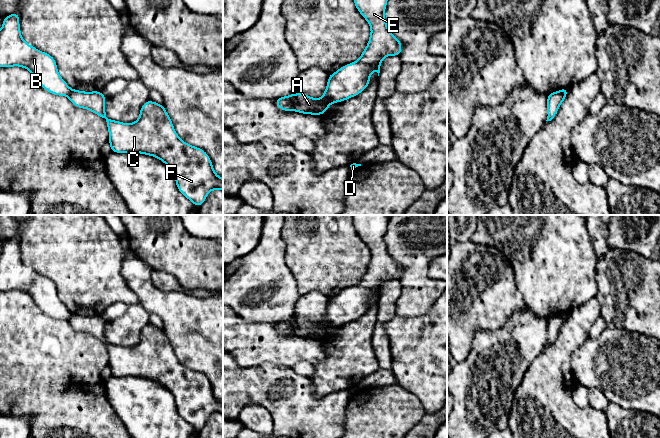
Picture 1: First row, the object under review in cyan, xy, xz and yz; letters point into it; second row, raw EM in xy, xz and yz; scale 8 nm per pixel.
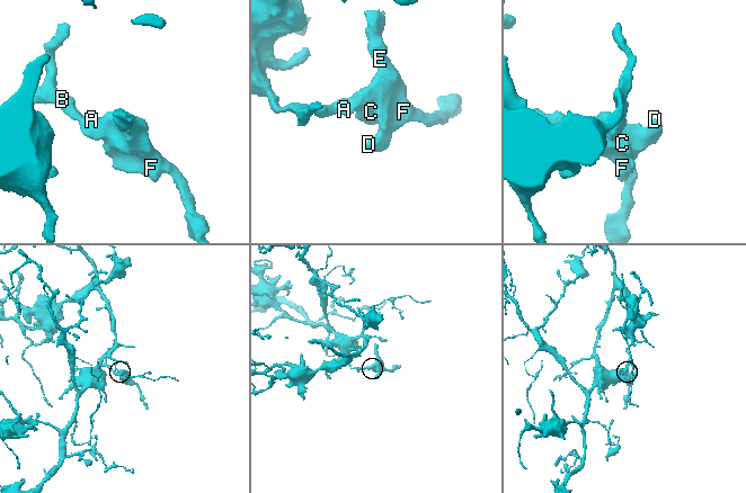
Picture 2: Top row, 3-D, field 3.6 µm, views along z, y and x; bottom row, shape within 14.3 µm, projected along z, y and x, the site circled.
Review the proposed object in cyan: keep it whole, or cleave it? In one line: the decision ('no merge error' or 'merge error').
merge error

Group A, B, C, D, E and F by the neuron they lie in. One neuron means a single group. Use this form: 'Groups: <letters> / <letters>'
Groups: A C D E F / B

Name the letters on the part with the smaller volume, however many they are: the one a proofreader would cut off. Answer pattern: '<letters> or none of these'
A, C, D, E, F

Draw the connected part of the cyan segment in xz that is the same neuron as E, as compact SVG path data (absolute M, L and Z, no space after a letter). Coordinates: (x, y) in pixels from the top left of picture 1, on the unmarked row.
M353 215L357 234L371 251L367 271L360 282L329 298L327 311L321 322L314 323L307 318L292 317L289 322L294 335L302 338L323 339L332 327L354 321L368 311L371 296L380 297L382 283L399 280L402 268L388 253L384 241L389 218L386 215Z

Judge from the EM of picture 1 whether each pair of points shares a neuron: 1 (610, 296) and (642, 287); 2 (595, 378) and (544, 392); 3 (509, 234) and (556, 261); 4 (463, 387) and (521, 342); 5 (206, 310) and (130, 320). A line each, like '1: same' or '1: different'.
1: same
2: different
3: same
4: same
5: different

